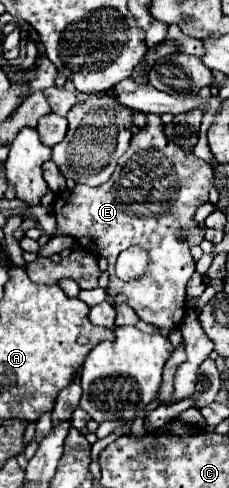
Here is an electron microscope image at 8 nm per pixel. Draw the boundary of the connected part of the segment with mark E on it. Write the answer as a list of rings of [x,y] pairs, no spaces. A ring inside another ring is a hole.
[[[147,115],[147,127],[133,135],[129,149],[119,159],[107,183],[99,187],[75,185],[73,191],[61,191],[61,195],[55,197],[57,235],[67,233],[81,248],[109,261],[109,297],[125,295],[125,303],[133,307],[143,321],[173,331],[179,329],[185,317],[187,283],[195,273],[189,239],[193,245],[203,239],[203,231],[197,231],[193,215],[199,205],[207,203],[211,185],[211,165],[195,155],[185,155],[181,147],[173,147],[173,143],[165,139],[159,115]],[[177,231],[187,231],[187,239],[179,239]],[[131,245],[141,245],[149,253],[149,269],[147,275],[125,287],[125,281],[117,279],[115,259]]]

